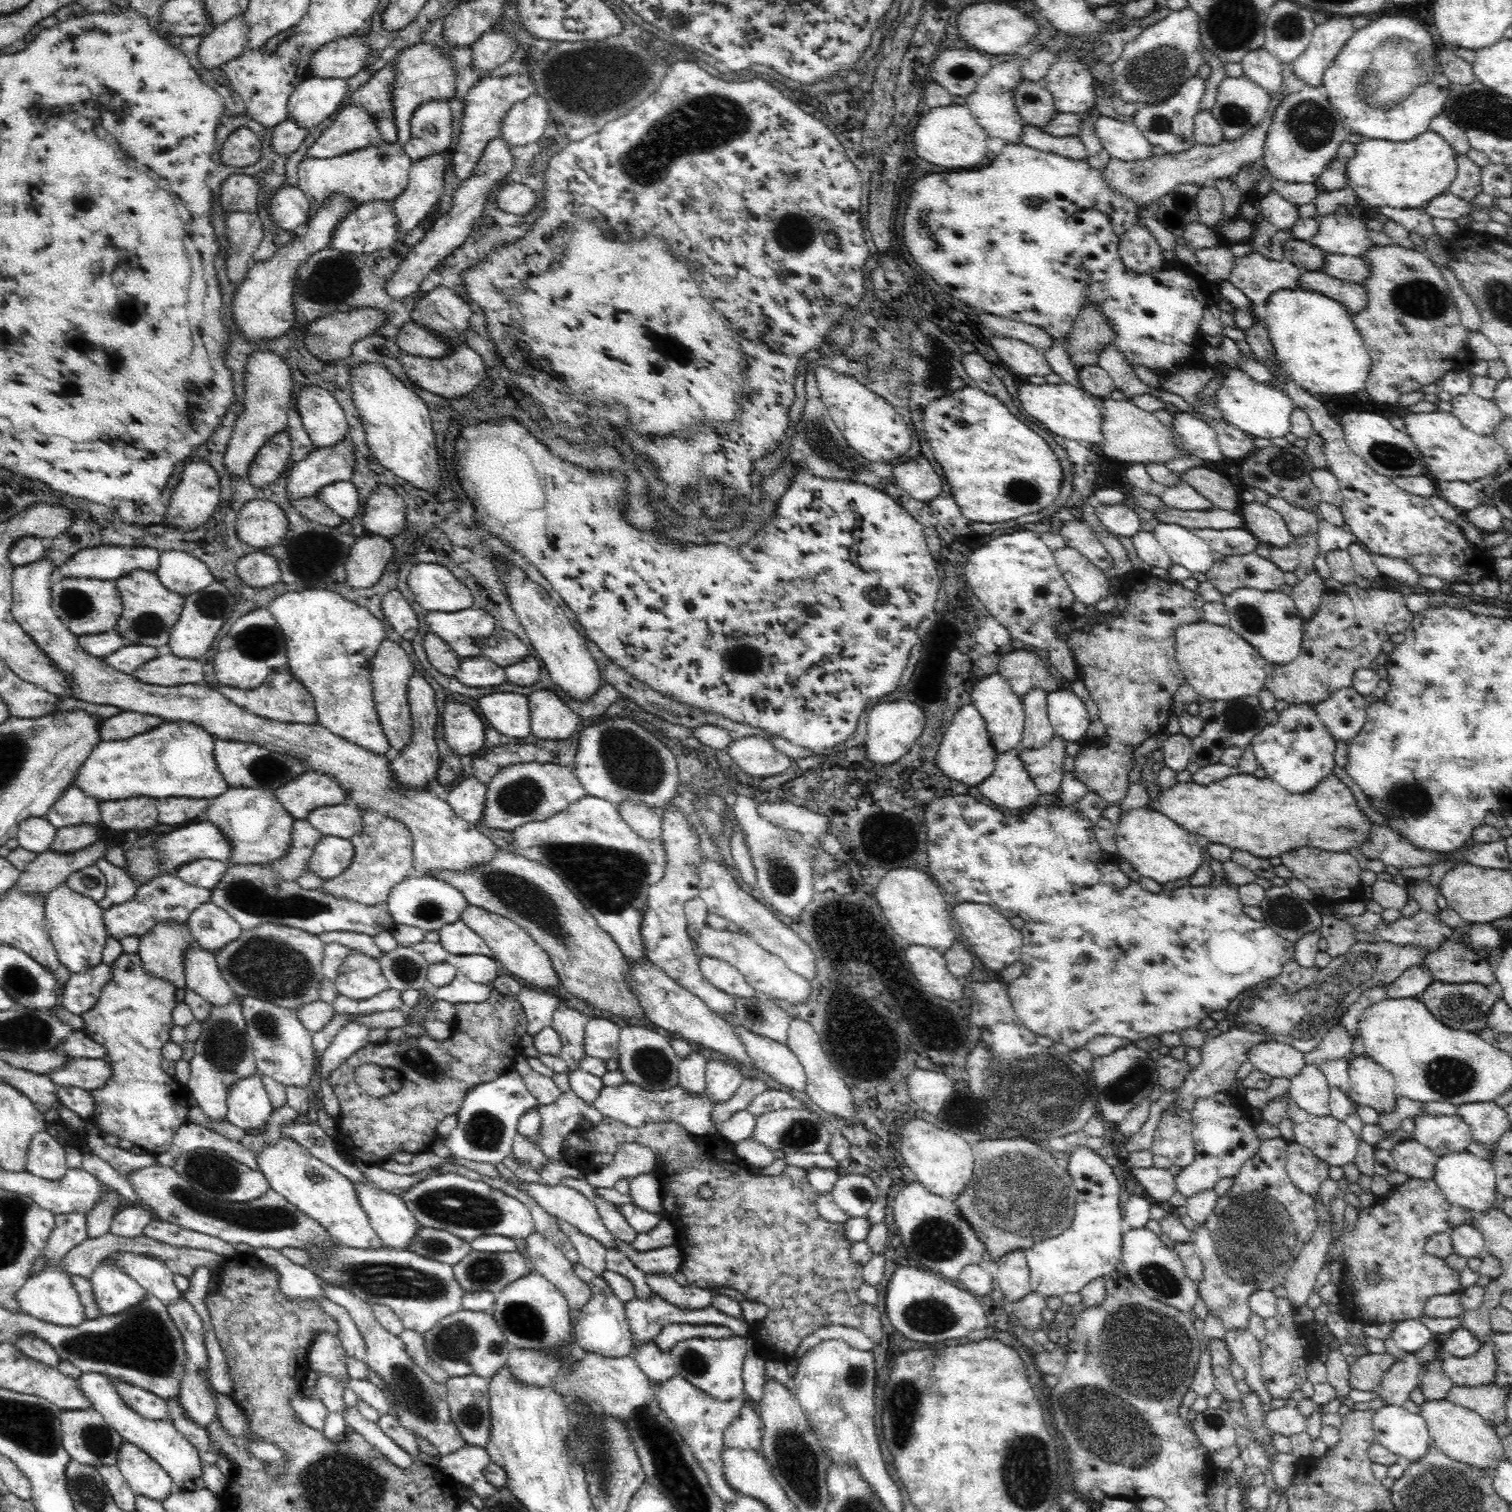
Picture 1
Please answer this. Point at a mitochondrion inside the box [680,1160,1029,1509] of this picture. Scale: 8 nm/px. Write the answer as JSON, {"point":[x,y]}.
{"point":[935,1238]}

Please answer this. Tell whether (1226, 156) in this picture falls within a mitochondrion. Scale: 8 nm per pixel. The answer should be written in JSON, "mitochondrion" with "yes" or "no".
{"mitochondrion":"no"}

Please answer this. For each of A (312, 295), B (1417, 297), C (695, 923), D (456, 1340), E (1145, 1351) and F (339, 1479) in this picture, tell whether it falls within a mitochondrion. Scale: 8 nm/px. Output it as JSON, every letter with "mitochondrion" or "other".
{"A":"mitochondrion","B":"mitochondrion","C":"other","D":"mitochondrion","E":"mitochondrion","F":"mitochondrion"}

